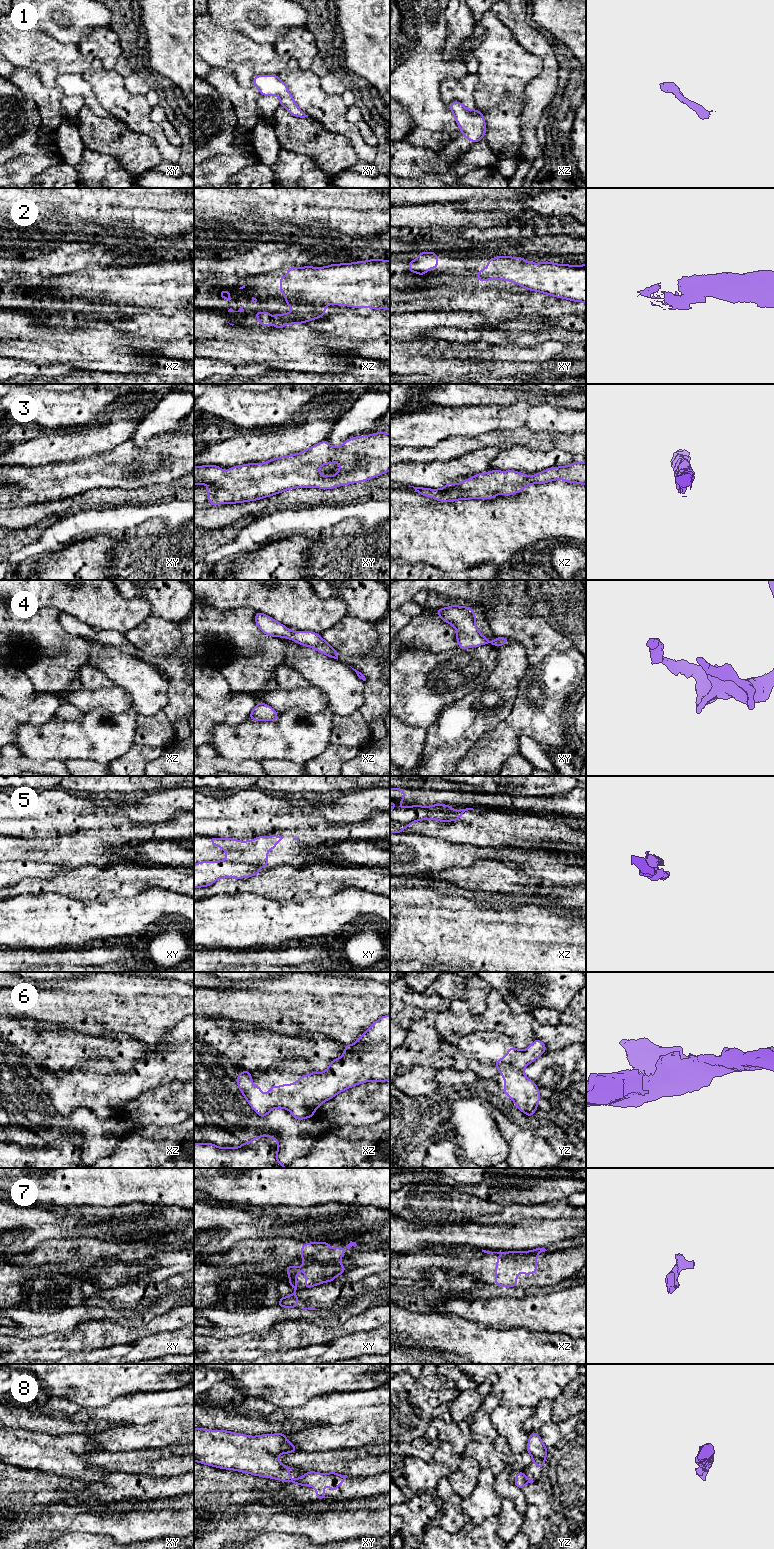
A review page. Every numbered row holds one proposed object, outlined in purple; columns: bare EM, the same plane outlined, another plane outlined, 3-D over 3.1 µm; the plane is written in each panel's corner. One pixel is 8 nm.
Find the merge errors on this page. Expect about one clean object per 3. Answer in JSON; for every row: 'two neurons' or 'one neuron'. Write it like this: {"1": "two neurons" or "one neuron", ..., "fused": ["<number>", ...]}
{"1": "one neuron", "2": "one neuron", "3": "one neuron", "4": "one neuron", "5": "two neurons", "6": "one neuron", "7": "two neurons", "8": "two neurons", "fused": ["5", "7", "8"]}

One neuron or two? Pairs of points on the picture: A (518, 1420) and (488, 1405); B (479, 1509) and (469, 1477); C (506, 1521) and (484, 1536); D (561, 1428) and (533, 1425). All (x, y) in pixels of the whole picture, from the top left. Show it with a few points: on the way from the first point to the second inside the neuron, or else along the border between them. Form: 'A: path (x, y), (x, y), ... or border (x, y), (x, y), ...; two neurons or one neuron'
A: border (499, 1404), (490, 1414), (490, 1423), (496, 1431); two neurons
B: border (482, 1469), (472, 1493), (462, 1499); two neurons
C: border (496, 1517), (497, 1534), (500, 1538); two neurons
D: path (554, 1428), (540, 1425); one neuron

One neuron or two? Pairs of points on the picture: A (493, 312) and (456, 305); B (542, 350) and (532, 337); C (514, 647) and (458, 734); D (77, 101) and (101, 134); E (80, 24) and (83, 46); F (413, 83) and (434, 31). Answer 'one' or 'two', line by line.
A: one
B: two
C: one
D: two
E: two
F: two

